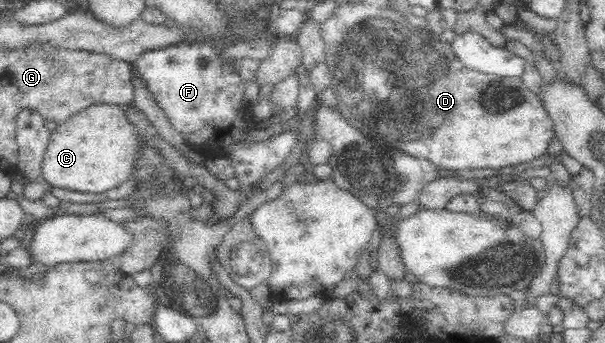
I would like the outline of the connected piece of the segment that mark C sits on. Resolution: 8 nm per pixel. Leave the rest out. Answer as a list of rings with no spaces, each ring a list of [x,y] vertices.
[[[107,103],[91,105],[59,124],[57,132],[53,130],[43,157],[41,177],[55,188],[99,194],[133,179],[138,170],[135,168],[135,160],[141,158],[141,154],[137,152],[141,150],[143,138],[137,134],[136,126],[129,122],[123,105]]]

